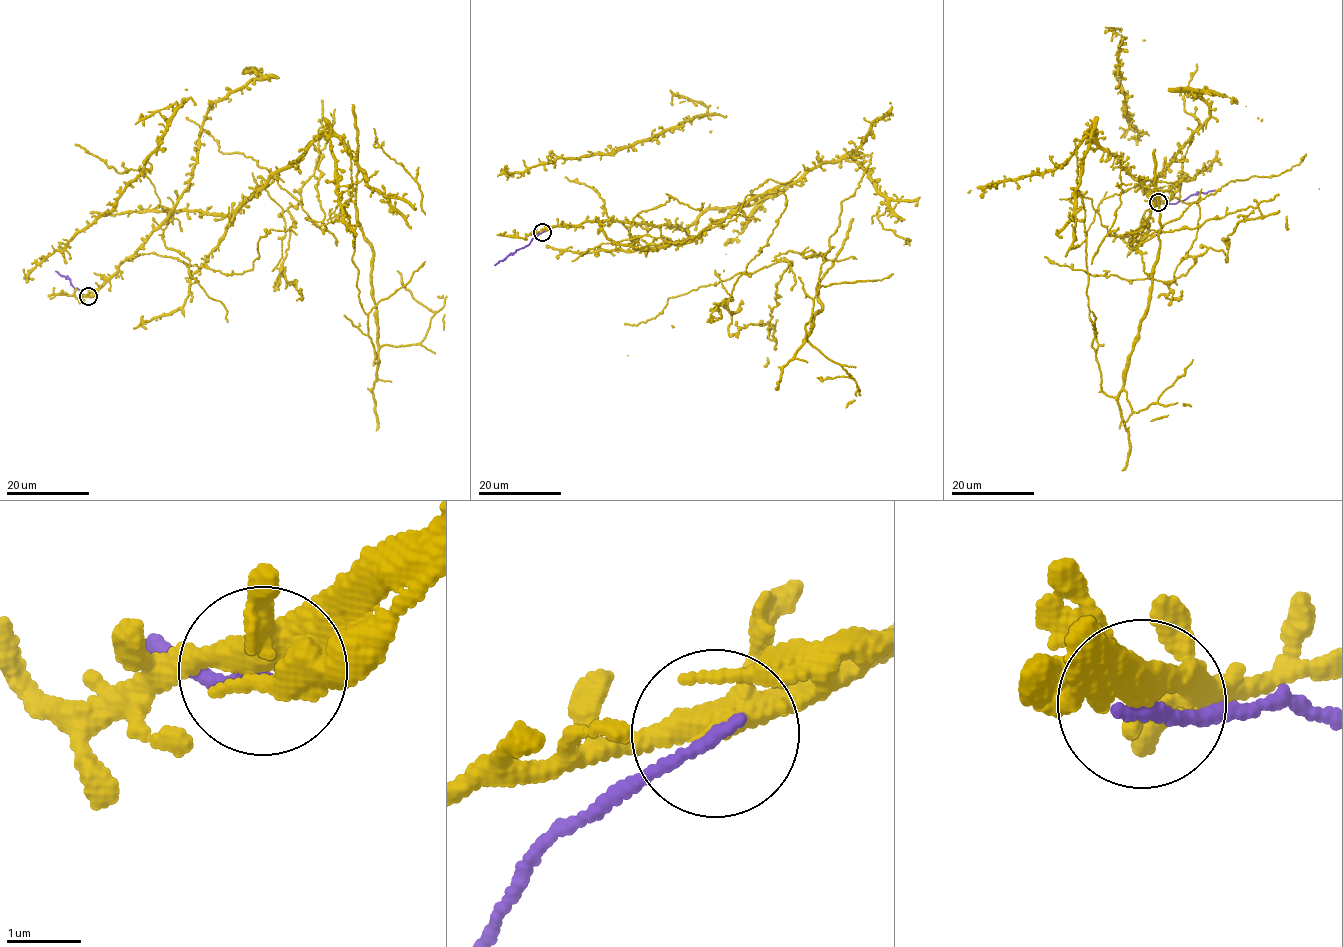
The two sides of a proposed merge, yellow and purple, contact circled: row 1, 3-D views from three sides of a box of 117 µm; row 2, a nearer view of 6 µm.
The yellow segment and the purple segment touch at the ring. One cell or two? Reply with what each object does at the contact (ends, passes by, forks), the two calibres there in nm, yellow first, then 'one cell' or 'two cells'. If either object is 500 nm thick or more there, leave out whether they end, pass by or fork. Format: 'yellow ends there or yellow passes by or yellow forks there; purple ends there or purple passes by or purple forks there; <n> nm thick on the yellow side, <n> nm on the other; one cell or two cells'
yellow passes by; purple ends there; 400 nm thick on the yellow side, 170 nm on the other; two cells

